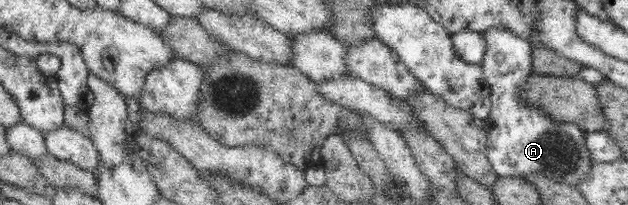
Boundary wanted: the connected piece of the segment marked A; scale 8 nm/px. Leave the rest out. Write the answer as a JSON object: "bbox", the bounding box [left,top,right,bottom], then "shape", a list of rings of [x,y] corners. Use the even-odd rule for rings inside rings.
{"bbox":[481,29,595,187],"shape":[[[490,29],[483,33],[486,39],[487,51],[484,60],[481,62],[486,84],[490,87],[492,108],[486,118],[486,156],[493,171],[499,177],[519,176],[525,177],[529,174],[542,174],[545,178],[577,187],[581,182],[589,180],[591,166],[595,163],[591,159],[584,130],[573,123],[561,123],[551,119],[547,113],[543,113],[539,107],[525,105],[521,99],[522,87],[534,76],[533,71],[533,50],[528,41],[519,36],[505,31],[505,29]]]}

